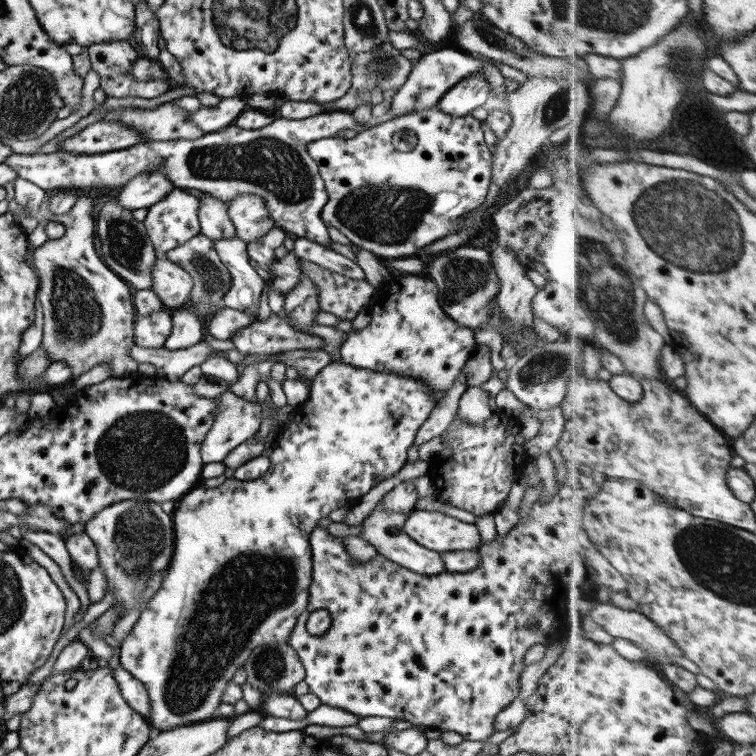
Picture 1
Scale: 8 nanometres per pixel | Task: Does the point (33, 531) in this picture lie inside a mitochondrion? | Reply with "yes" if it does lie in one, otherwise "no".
no

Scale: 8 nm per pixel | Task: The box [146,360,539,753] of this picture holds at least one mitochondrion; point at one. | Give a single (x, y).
(251, 585)

